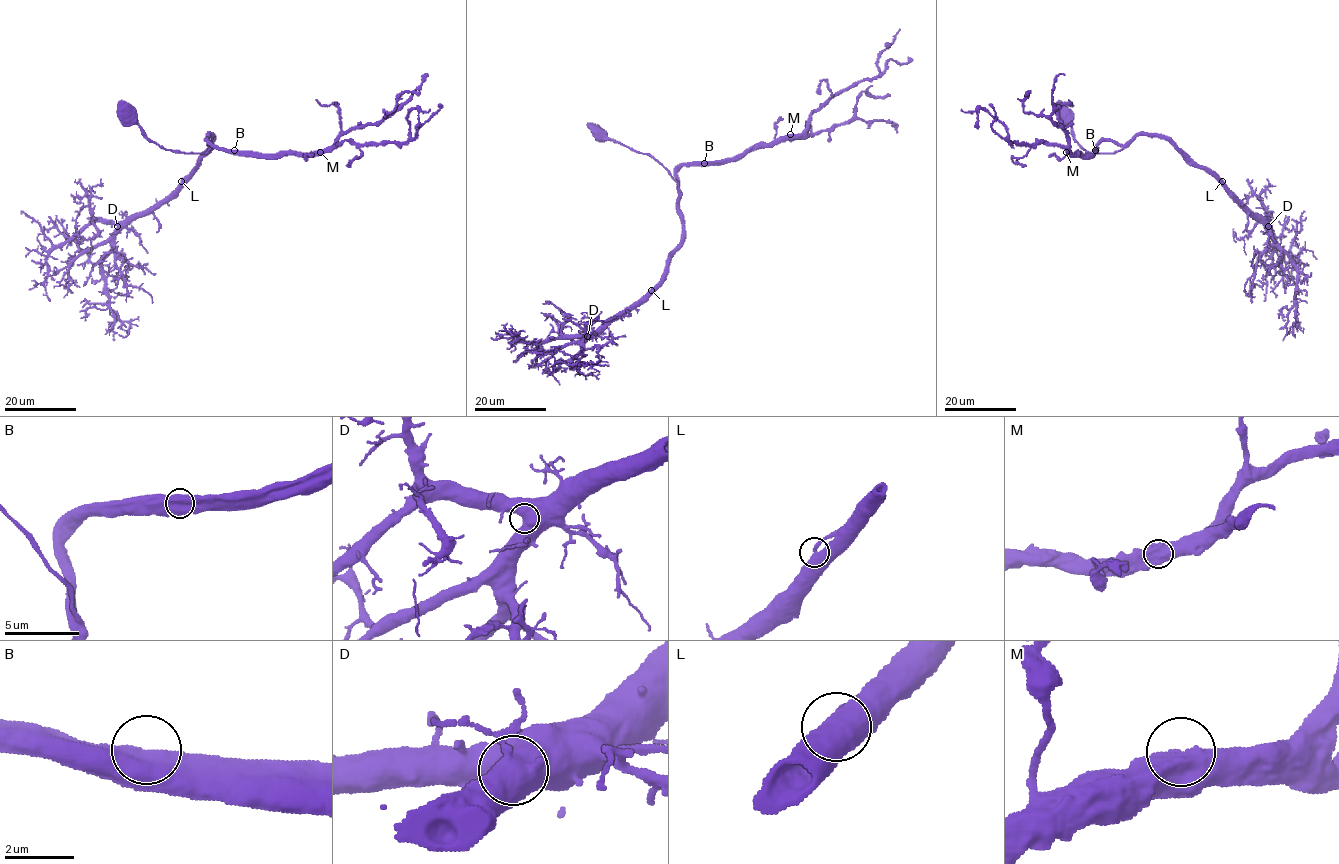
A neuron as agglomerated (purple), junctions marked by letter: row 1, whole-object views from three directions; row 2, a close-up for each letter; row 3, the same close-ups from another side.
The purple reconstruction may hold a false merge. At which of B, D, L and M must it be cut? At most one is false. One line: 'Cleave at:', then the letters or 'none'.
Cleave at: none

